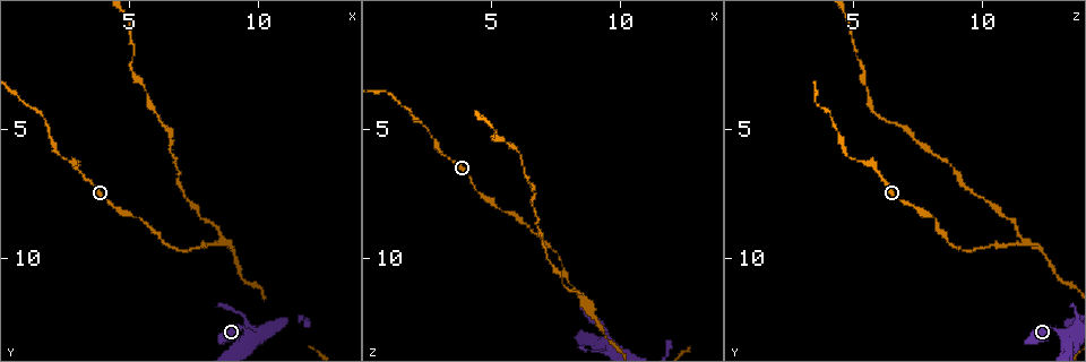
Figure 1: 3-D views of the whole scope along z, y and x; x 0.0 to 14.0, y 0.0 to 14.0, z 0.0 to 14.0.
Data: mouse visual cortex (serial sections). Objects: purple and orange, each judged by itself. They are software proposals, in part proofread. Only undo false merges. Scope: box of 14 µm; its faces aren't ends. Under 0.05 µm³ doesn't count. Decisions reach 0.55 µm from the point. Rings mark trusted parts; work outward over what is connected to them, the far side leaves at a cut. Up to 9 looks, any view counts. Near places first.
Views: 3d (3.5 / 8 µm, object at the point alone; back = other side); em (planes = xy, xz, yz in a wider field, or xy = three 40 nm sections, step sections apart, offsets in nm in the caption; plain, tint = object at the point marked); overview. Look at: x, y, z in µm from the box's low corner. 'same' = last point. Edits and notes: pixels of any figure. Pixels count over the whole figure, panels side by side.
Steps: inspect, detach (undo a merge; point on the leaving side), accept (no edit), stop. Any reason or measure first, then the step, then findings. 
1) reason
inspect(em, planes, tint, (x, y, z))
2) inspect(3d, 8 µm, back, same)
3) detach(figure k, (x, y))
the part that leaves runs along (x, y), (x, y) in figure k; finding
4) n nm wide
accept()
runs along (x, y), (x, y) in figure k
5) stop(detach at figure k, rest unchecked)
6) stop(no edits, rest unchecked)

looks like a crossing
inspect(3d, 8 µm, (9.5, 12.9, 13.2))

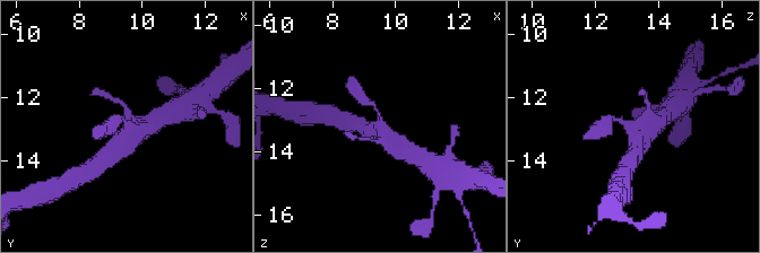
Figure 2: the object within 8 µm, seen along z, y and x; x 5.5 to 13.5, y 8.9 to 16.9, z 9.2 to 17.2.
4 arms; arms of 200, 200, 450, 600 nm
inspect(em, xy, step 3, tint, (9.5, 12.9, 13.1))

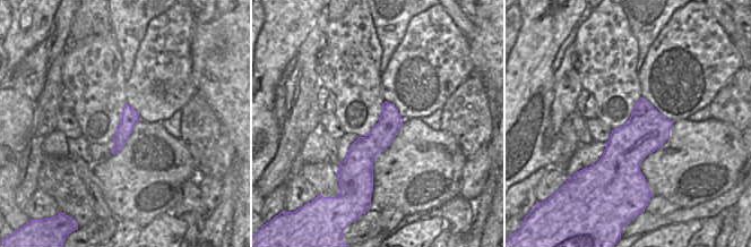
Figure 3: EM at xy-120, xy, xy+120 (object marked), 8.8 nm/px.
accept()
runs along (369, 103), (379, 113), (383, 132), (402, 148) in figure 2; continuous, no second cell

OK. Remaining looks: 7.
narrows sharply
inspect(3d, 3.5 µm, (2.5, 6.0, 4.9))

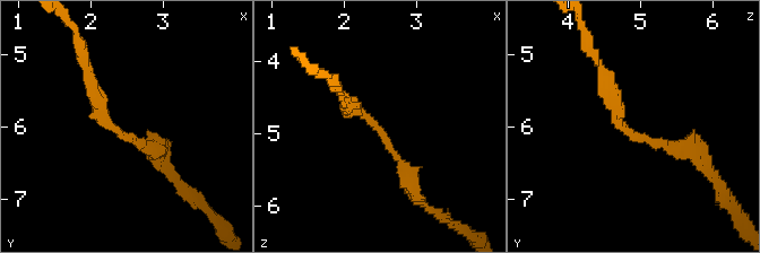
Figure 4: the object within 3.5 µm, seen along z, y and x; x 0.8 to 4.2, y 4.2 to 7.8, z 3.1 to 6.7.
arms of 200, 200 nm; need the tissue
inspect(em, xy, step 3, tint, (2.45, 6.10, 4.90))

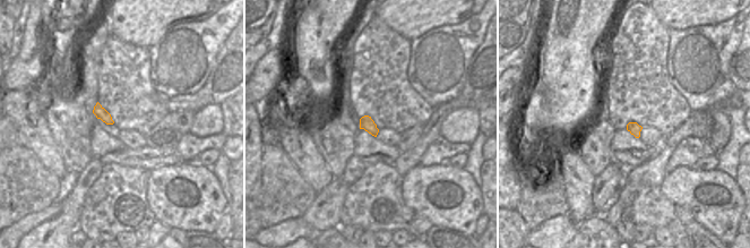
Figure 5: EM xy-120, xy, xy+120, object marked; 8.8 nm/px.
accept()
runs along (691, 148), (633, 138), (604, 76) in figure 4; one cell here

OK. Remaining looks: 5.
inspect(em, xy, step 5, tint, (5.4, 8.4, 8.1))

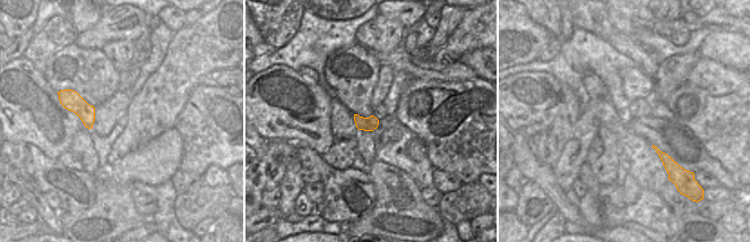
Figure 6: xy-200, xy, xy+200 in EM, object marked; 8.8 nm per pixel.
inspect(3d, 3.5 µm, same)

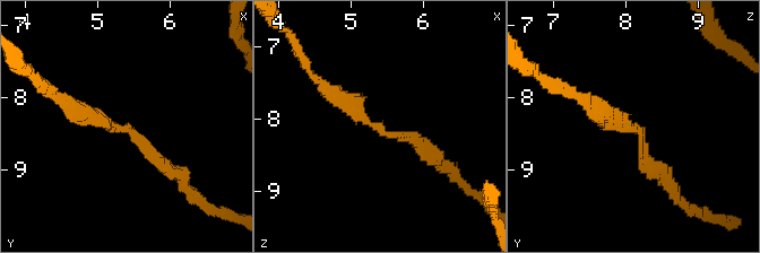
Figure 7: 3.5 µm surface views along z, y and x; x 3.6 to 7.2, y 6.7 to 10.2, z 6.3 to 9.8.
arms of 200, 250 nm
accept()
runs along (70, 107), (127, 128), (182, 176) in figure 7; continuous, no second cell

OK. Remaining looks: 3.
sudden change in width
inspect(3d, 3.5 µm, (8.5, 9.4, 11.5))

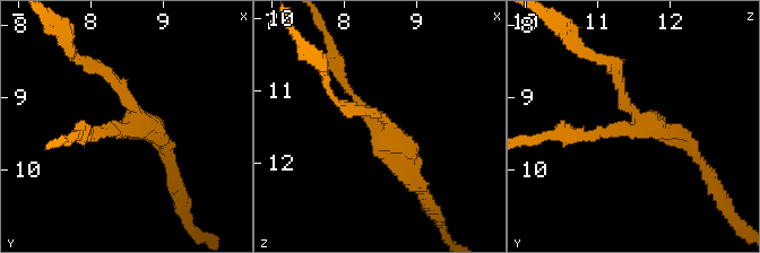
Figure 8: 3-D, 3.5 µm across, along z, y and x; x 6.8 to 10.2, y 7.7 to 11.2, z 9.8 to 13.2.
3 arms; arms of 100, 150, 200 nm
inspect(em, xy, step 5, tint, (8.55, 9.40, 11.60))

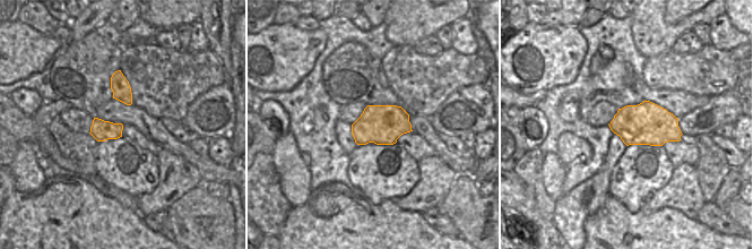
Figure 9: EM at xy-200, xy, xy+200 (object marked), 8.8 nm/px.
accept()
runs along (584, 132), (639, 124), (615, 69) in figure 8; all the same cell

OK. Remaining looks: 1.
stop(no edits, rest unchecked)

